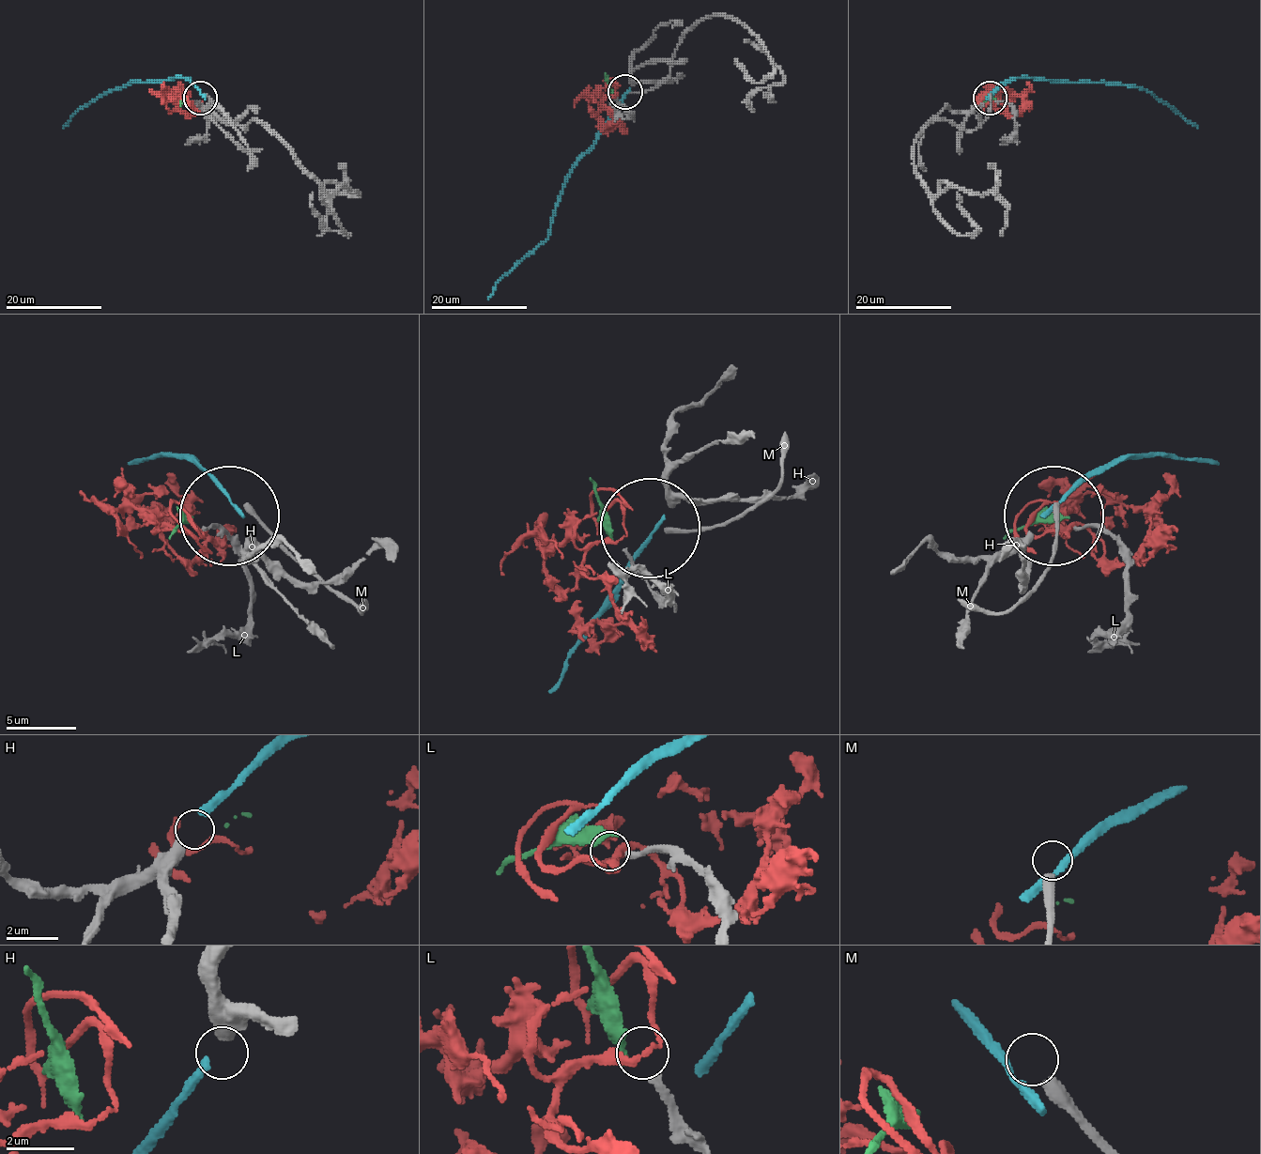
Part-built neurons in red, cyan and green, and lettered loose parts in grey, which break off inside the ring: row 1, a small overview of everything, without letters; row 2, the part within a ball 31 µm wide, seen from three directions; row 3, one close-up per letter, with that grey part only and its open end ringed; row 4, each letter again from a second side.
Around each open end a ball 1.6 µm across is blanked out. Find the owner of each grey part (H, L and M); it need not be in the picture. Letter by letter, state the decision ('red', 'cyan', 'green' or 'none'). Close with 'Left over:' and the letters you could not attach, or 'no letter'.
H: cyan
L: green
M: none
Left over: M

